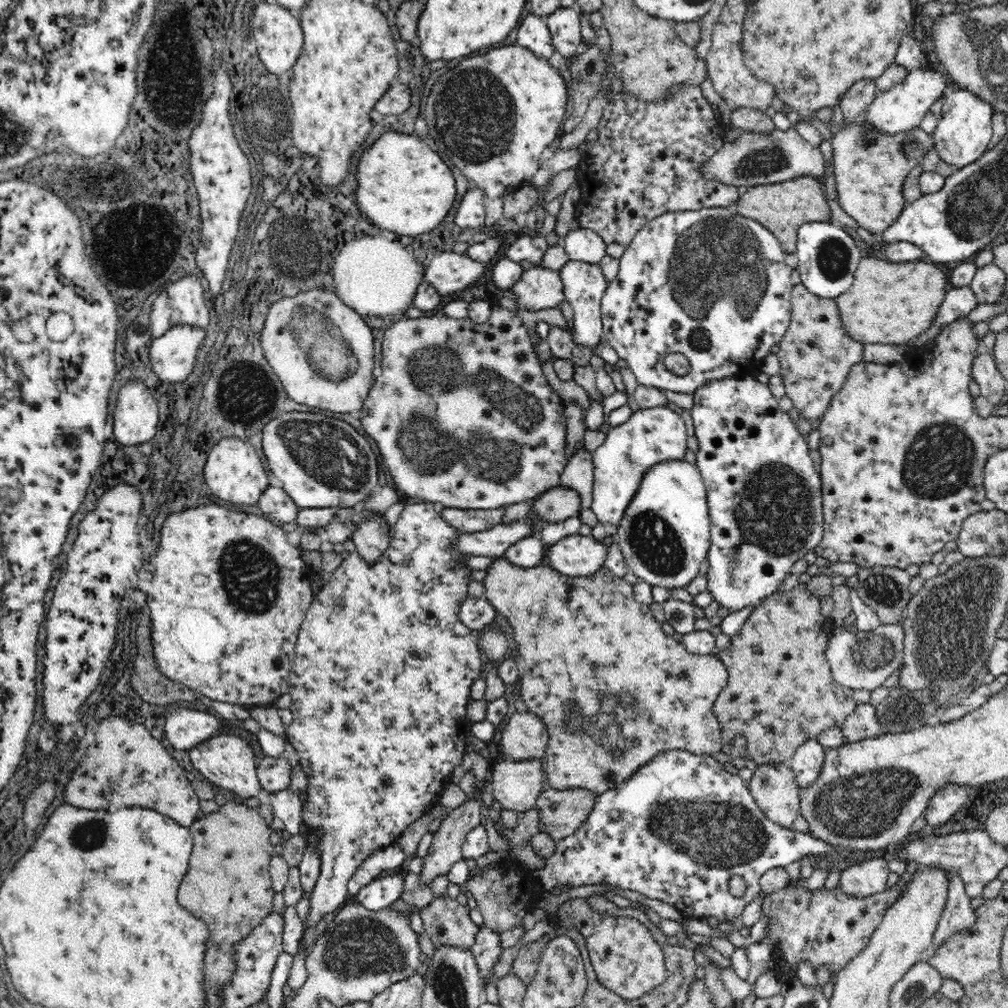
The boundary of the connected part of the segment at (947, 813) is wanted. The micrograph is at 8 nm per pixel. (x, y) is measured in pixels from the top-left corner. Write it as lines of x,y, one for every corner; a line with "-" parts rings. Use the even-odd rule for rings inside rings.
948,784
940,788
928,802
928,808
924,812
926,822
932,826
932,830
938,830
944,826
960,808
964,808
968,802
966,786
960,784

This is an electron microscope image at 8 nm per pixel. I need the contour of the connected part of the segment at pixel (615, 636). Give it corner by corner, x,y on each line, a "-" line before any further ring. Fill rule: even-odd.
500,558
492,562
486,570
484,578
484,588
486,588
486,598
488,602
502,614
514,628
514,640
516,640
516,650
520,652
520,662
522,662
522,672
520,672
520,682
522,682
522,700
528,706
530,714
536,714
550,736
546,758
544,758
544,770
546,770
546,786
556,788
556,790
572,790
572,788
588,788
590,792
604,794
608,790
618,788
624,784
640,766
648,764
652,758
670,752
670,750
686,750
696,756
710,756
716,752
722,752
722,728
712,712
714,702
718,700
720,692
728,686
728,670
724,664
718,660
716,652
702,656
702,654
692,654
686,650
684,642
676,642
672,636
662,632
662,626
654,620
652,610
640,602
636,602
634,596
634,586
628,584
624,578
614,576
606,566
600,568
594,576
564,576
556,572
550,566
538,566
538,568
520,568
506,558

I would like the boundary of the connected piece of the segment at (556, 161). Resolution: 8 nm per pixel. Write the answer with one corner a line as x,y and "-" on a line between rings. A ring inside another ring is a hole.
586,144
584,146
578,146
576,150
570,150
570,152
564,152
564,150
556,150
552,158
544,160
540,164
540,170
532,176
530,184
536,186
538,190
544,190
548,184
552,184
552,180
562,172
562,170
570,170
570,168
576,168
580,158
582,158
582,148
586,150

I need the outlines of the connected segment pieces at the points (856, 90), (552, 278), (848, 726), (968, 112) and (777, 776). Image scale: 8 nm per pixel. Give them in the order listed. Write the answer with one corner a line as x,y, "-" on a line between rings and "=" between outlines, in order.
860,80
856,82
840,100
840,108
844,112
846,122
854,122
864,116
864,110
876,100
876,80
=
542,266
526,270
512,292
516,296
516,306
522,310
538,312
544,308
558,308
558,304
566,302
560,272
=
858,704
856,710
846,718
846,722
840,726
842,734
846,736
846,742
856,744
860,740
878,738
884,730
880,728
876,706
872,704
=
952,88
948,94
944,94
942,118
932,134
934,150
938,152
938,156
956,170
974,164
980,156
984,156
990,150
988,146
994,138
994,130
992,130
994,114
996,110
990,102
984,102
980,96
968,92
966,88
=
790,764
756,766
748,788
758,808
778,826
790,828
800,816
800,792

